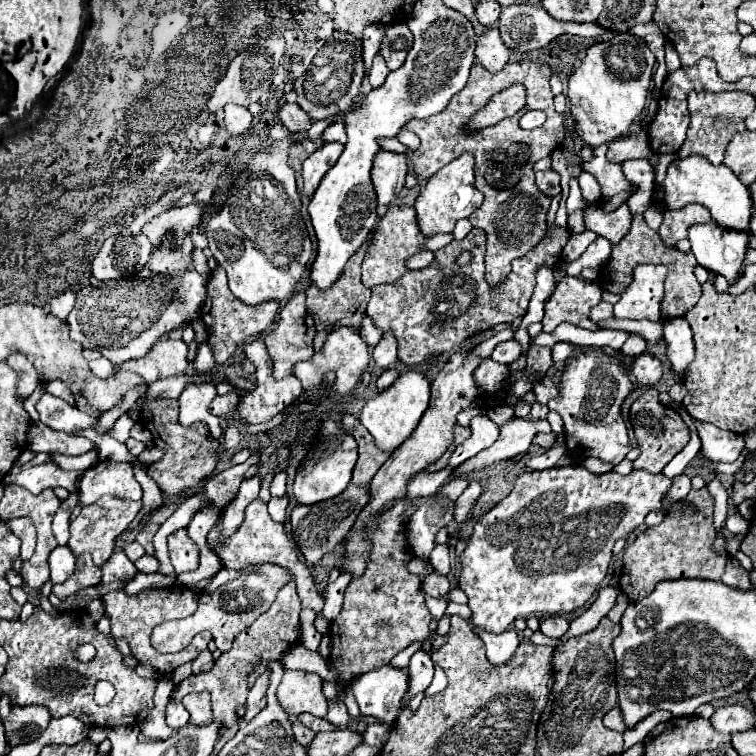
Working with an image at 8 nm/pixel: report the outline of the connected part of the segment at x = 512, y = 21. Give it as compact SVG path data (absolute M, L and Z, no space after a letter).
M508 6L502 8L502 14L498 18L498 30L502 34L502 42L508 50L518 52L530 52L536 48L548 46L550 40L562 36L562 34L578 34L578 36L602 36L602 28L598 24L574 24L574 22L556 22L548 16L548 12L542 6Z

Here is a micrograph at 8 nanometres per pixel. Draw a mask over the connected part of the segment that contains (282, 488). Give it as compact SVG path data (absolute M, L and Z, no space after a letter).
M278 470L274 480L272 480L272 496L282 496L286 492L286 482L288 482L288 476L286 476L286 470Z

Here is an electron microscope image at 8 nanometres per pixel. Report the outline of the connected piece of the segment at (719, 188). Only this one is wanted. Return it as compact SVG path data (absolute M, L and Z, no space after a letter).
M702 156L680 158L668 166L668 176L664 180L664 206L674 210L674 206L688 206L690 202L698 202L706 206L712 214L712 220L724 228L734 230L750 230L750 216L754 212L752 196L748 188L738 180L738 176L726 166L714 166Z

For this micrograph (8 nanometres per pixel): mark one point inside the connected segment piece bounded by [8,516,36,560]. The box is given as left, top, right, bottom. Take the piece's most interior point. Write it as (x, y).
(23, 528)

